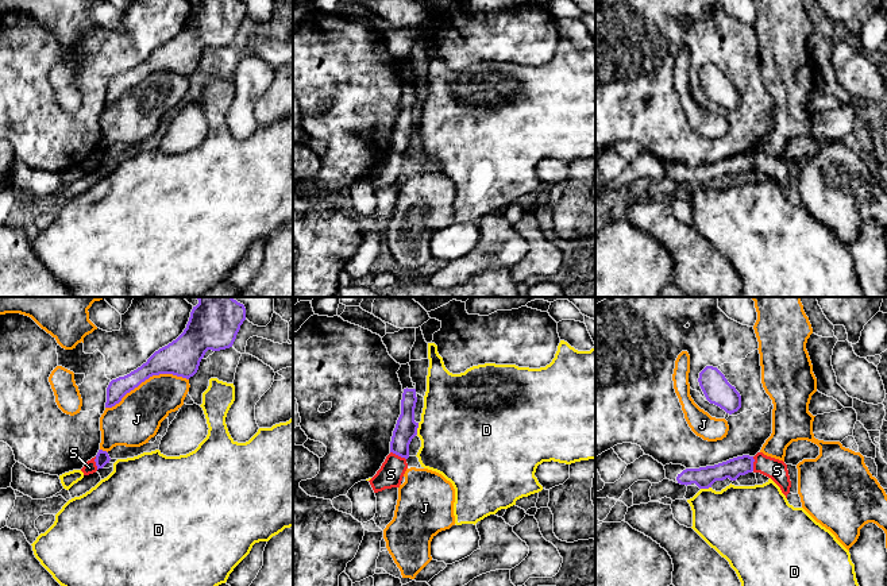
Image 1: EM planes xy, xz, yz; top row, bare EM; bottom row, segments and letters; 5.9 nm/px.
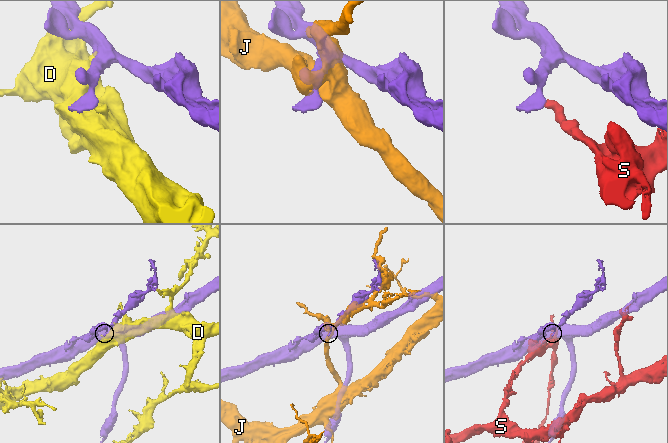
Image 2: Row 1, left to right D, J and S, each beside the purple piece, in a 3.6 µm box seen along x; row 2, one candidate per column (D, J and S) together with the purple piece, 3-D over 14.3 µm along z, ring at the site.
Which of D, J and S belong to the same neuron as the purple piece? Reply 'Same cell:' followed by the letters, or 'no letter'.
Same cell: no letter

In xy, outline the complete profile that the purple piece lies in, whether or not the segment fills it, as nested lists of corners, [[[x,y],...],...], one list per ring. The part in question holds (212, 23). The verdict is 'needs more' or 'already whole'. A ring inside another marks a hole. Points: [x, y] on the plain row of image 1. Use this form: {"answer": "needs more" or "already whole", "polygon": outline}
{"answer": "already whole", "polygon": [[[198,0],[176,38],[155,49],[136,68],[109,80],[105,105],[119,101],[127,90],[153,73],[173,72],[189,77],[197,70],[208,47],[232,45],[244,18],[246,5],[240,0]]]}

